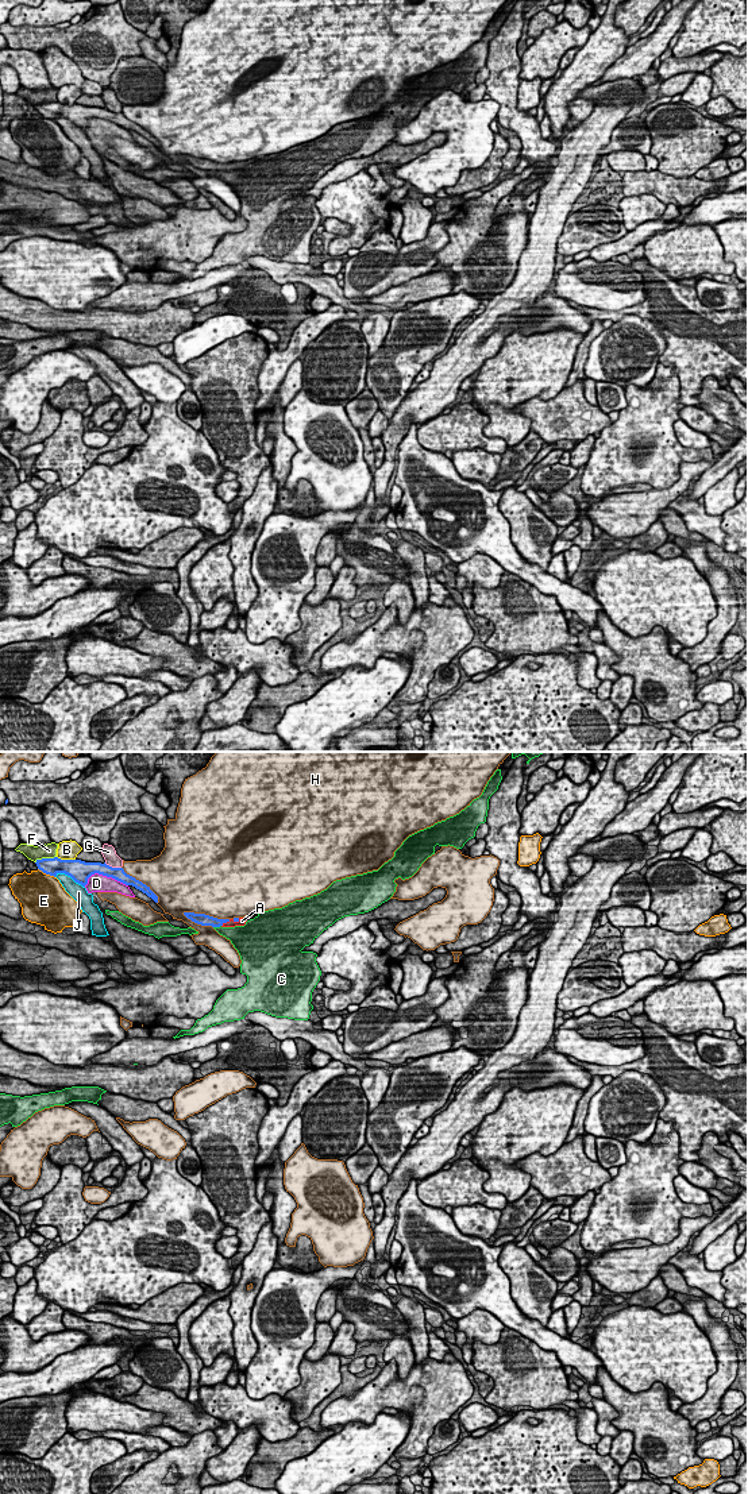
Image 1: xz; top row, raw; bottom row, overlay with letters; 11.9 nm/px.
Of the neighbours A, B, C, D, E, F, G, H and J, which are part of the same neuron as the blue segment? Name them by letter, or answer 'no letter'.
A

